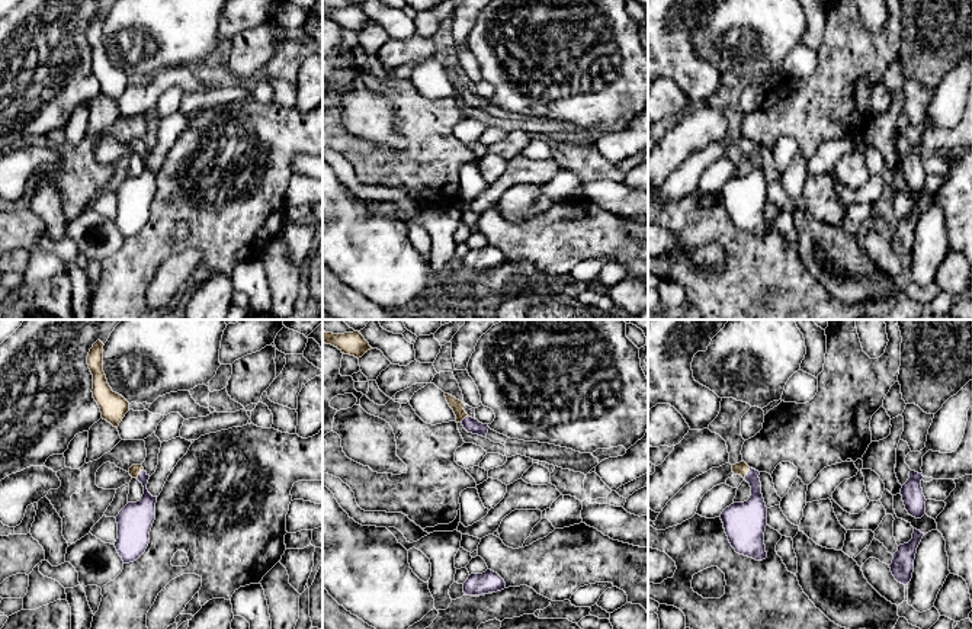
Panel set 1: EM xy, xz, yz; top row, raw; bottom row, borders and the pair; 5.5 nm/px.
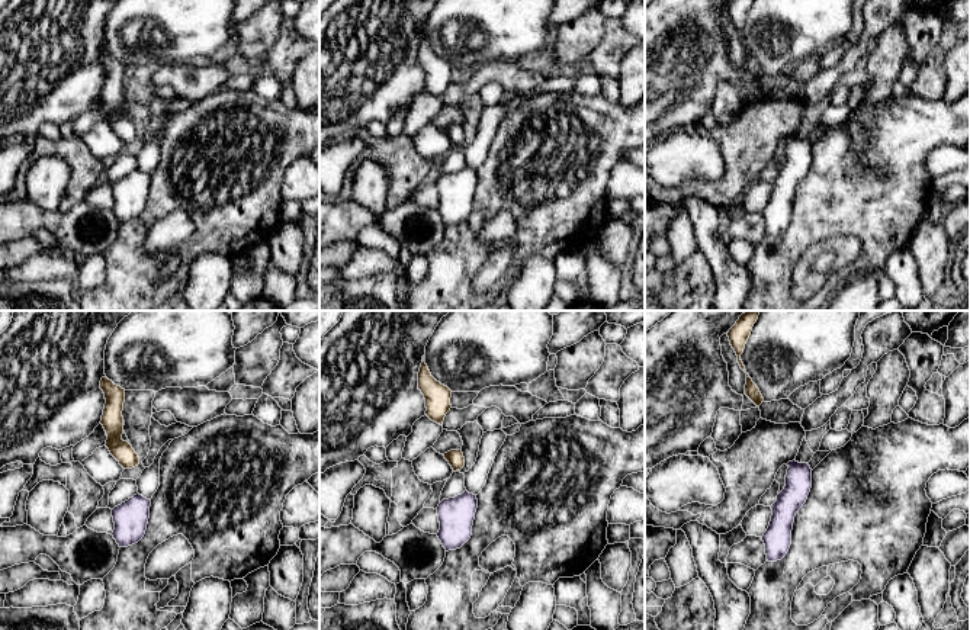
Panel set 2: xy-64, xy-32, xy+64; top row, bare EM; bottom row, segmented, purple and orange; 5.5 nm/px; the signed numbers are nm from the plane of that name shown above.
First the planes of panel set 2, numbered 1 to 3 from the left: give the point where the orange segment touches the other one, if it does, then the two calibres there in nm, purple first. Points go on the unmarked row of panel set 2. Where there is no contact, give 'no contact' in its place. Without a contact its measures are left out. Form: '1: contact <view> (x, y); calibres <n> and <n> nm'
1: no contact
2: no contact
3: no contact

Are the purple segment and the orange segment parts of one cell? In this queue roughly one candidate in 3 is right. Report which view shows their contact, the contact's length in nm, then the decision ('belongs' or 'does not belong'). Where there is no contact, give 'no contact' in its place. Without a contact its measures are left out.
xy | 70 nm | belongs

